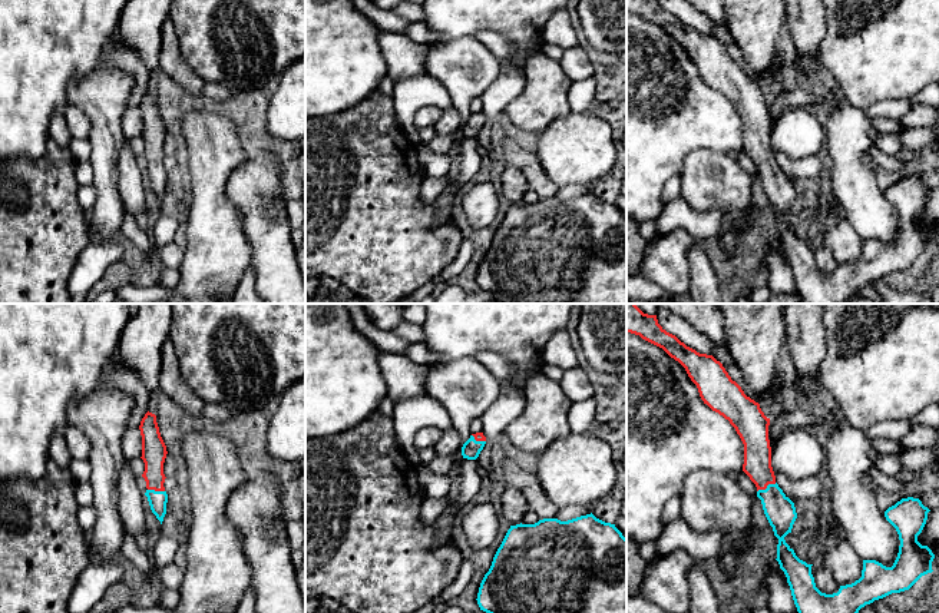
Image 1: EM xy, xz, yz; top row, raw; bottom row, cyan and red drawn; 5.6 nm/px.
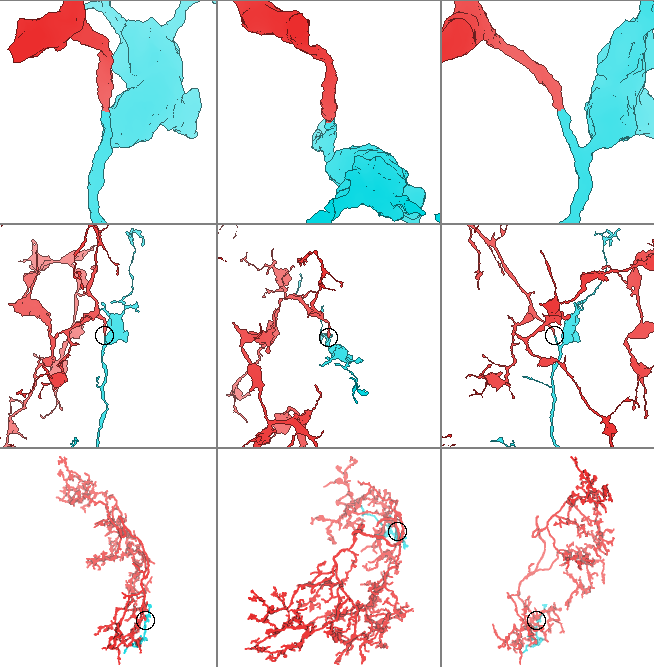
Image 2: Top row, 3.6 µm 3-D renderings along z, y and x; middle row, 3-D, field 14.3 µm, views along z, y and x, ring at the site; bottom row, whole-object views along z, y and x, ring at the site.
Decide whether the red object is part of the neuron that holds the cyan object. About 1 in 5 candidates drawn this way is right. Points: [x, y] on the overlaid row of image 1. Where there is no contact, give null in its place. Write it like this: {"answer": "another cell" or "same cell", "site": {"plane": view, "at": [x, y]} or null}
{"answer": "same cell", "site": {"plane": "yz", "at": [767, 487]}}

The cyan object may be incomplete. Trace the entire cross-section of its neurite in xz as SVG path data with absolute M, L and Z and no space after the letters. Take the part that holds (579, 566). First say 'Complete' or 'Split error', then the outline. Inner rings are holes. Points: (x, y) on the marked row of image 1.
Complete. M592 513L568 521L510 526L485 574L477 604L486 613L626 613L626 539Z

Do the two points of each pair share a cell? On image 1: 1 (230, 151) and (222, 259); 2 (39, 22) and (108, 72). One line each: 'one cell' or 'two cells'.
1: one cell
2: two cells

